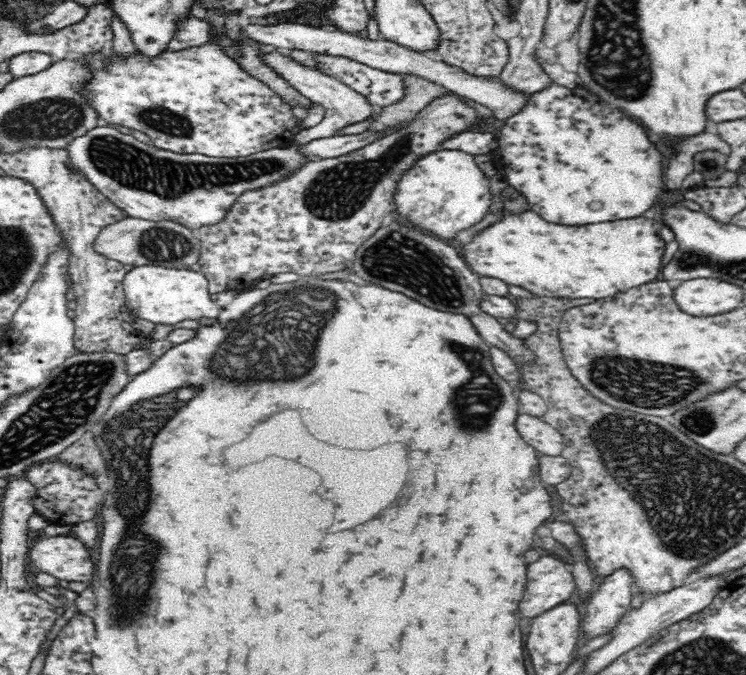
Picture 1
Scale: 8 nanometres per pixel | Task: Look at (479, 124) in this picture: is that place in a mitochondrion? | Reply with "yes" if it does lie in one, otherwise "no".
no

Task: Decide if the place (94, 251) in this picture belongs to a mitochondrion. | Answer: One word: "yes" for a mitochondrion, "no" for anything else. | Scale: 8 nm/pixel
no

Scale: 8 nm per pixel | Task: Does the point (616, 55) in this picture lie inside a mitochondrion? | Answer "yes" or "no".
yes

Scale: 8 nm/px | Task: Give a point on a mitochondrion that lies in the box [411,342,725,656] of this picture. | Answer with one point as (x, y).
(638, 383)

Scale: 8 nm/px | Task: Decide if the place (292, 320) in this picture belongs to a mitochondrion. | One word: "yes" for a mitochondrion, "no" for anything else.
yes

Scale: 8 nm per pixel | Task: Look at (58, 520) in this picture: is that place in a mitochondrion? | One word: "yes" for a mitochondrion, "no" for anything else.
no

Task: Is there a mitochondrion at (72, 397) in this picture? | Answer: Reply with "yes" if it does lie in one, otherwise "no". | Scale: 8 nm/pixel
yes

